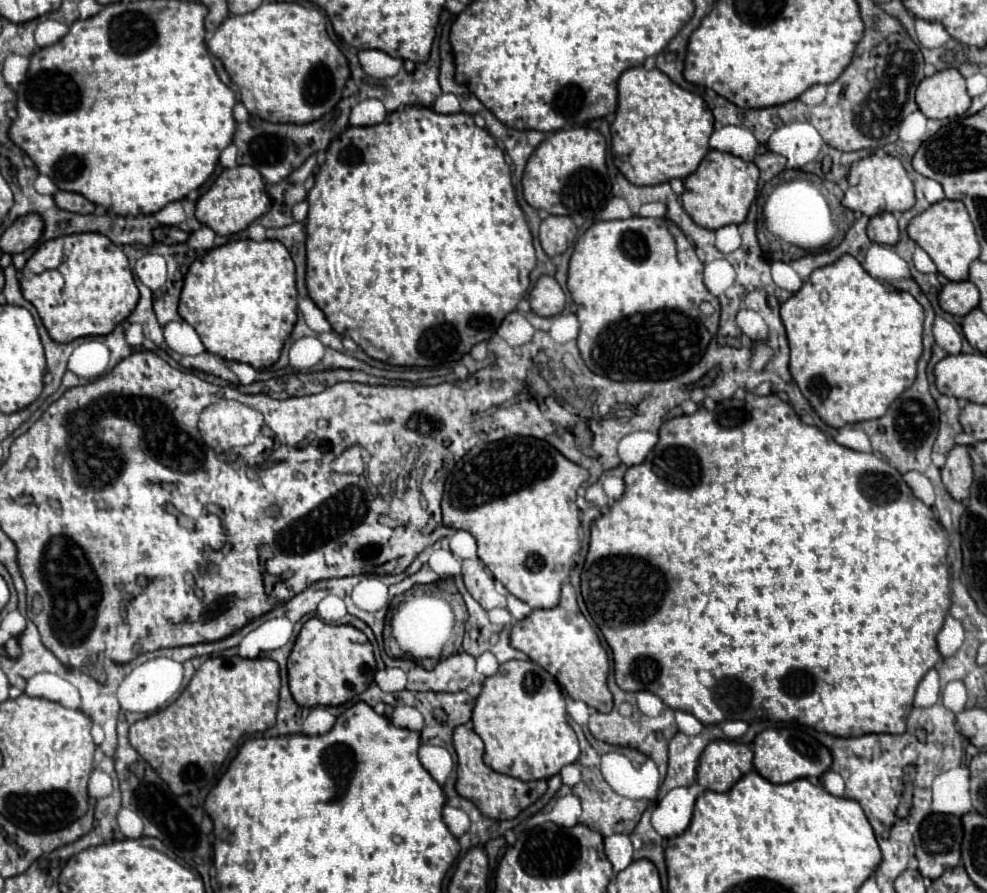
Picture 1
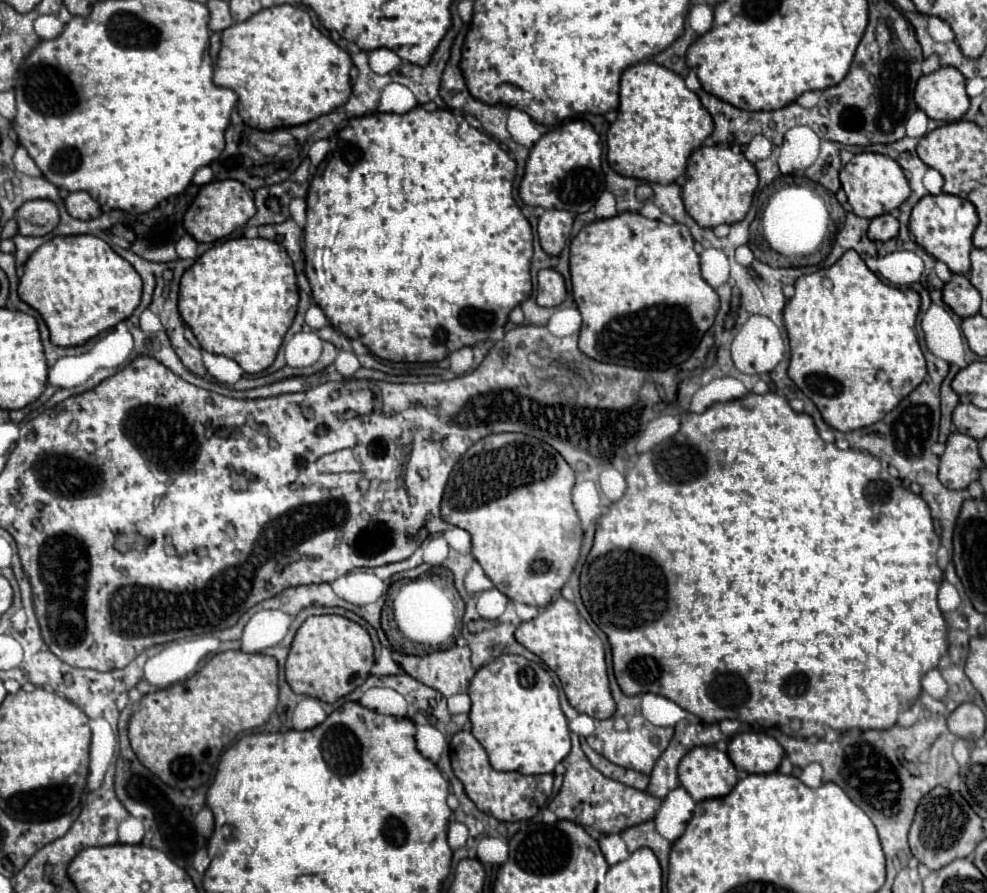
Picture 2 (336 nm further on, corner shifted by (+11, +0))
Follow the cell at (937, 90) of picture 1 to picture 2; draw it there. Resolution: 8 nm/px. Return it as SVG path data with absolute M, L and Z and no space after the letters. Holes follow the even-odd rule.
M953 66L921 76L915 94L917 106L933 120L955 122L969 110L969 96L965 92L965 78Z

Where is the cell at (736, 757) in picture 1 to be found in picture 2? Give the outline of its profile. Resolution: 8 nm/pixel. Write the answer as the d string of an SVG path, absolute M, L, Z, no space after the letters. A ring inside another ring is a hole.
M699 746L689 750L681 760L679 780L691 798L701 802L729 794L737 782L737 770L727 752L713 746Z

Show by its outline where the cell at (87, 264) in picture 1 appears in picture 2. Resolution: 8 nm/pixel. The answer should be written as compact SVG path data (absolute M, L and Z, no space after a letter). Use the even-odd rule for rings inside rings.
M55 236L33 252L29 262L25 264L25 272L19 280L17 292L25 304L41 314L51 332L53 344L81 346L133 314L141 300L141 278L125 258L115 254L111 246L97 236Z

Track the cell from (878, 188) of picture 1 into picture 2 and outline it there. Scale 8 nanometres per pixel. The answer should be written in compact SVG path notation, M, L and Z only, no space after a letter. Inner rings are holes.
M871 152L855 154L851 158L851 162L841 168L841 186L847 192L847 200L851 204L851 210L859 218L869 218L869 220L899 208L911 194L909 182L905 178L901 166L891 156L871 154Z

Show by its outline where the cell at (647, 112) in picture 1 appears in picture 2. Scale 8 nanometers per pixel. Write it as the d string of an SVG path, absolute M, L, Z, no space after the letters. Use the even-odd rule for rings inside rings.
M639 62L621 74L619 116L607 132L609 166L629 178L655 184L671 184L687 166L691 152L713 132L711 114L695 92L687 90L681 76L655 64Z

